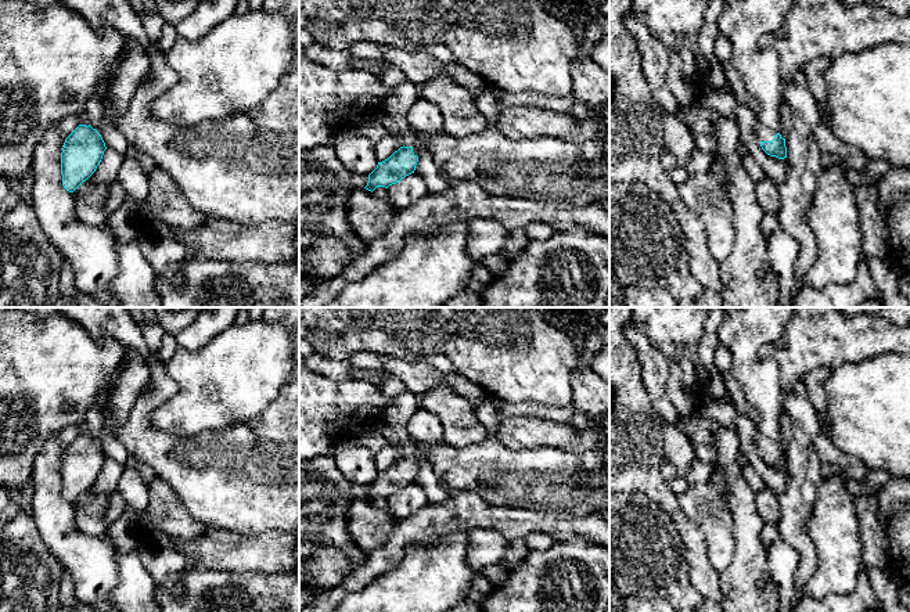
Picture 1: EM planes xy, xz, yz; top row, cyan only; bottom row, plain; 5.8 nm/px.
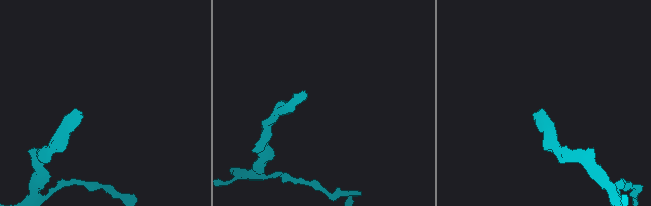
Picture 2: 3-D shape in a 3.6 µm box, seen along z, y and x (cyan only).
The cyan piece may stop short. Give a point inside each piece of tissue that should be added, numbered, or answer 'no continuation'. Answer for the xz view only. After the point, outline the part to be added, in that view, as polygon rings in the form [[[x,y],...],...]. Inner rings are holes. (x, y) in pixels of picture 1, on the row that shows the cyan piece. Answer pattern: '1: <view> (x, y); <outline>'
1: xz (543, 169); [[[489,126],[481,133],[464,137],[453,137],[446,132],[424,136],[413,147],[418,158],[422,151],[431,155],[447,184],[471,180],[492,195],[554,201],[573,206],[609,199],[609,154],[603,161],[585,161],[580,145],[555,137],[508,138],[494,126]]]

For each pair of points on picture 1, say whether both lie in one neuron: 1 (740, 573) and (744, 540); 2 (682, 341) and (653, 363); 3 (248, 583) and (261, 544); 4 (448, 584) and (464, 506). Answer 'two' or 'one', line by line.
1: one
2: two
3: two
4: two

